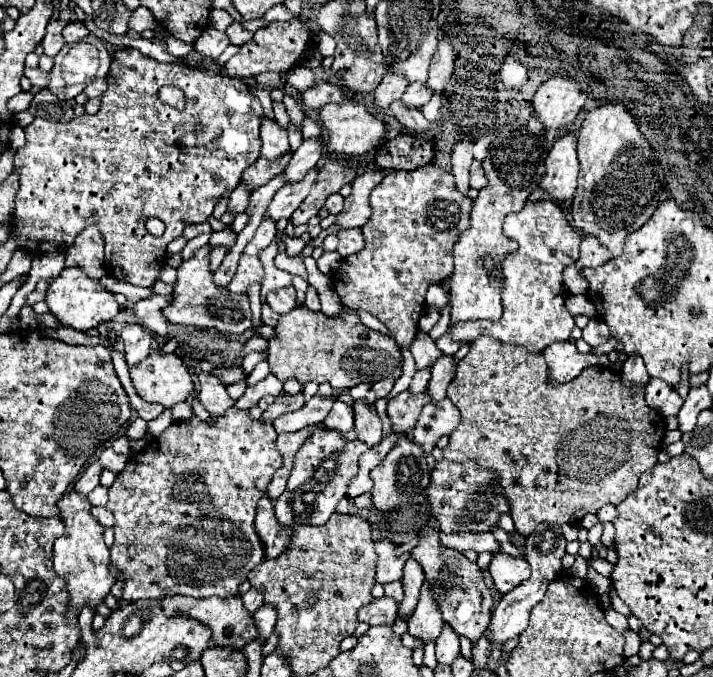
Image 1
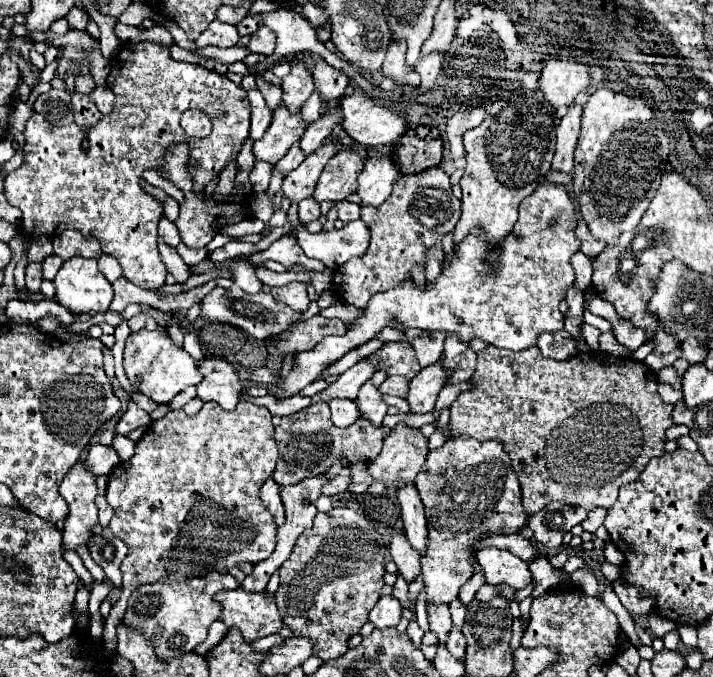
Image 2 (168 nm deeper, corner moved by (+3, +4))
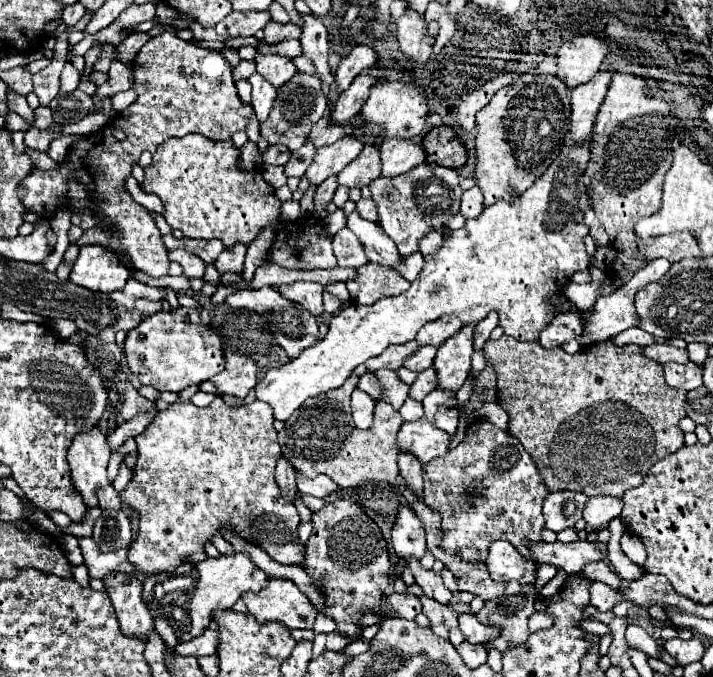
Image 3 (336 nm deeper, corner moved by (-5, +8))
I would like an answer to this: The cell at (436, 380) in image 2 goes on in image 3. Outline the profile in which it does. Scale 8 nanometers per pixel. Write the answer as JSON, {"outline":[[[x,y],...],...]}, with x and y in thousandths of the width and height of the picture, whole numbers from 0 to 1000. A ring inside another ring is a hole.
{"outline":[[[654,479],[645,490],[628,505],[614,514],[609,544],[614,549],[614,573],[642,576],[659,552],[659,532],[662,532],[662,490],[665,479]]]}

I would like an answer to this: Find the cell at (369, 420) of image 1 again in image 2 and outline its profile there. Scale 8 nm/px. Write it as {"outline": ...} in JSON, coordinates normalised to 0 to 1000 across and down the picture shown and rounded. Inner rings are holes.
{"outline":[[[516,564],[516,567],[511,567],[505,573],[499,597],[502,597],[502,606],[505,606],[508,617],[513,617],[522,626],[527,626],[527,632],[536,629],[536,617],[541,614],[544,600],[536,594],[533,579],[530,579],[527,570],[522,570],[522,564]]]}

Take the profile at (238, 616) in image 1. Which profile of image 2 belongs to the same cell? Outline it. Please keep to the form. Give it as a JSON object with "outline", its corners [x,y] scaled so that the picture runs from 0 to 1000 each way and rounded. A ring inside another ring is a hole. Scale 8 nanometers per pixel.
{"outline":[[[339,869],[311,871],[300,886],[311,895],[306,916],[320,928],[337,928],[345,948],[384,936],[398,925],[384,883],[373,883],[370,874],[342,874]]]}

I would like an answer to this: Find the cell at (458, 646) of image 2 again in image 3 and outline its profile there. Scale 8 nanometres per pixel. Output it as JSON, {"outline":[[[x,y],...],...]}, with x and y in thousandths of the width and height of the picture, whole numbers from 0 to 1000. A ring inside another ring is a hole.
{"outline":[[[645,907],[645,931],[651,934],[654,945],[662,951],[679,951],[701,939],[701,928],[676,922],[668,907]]]}

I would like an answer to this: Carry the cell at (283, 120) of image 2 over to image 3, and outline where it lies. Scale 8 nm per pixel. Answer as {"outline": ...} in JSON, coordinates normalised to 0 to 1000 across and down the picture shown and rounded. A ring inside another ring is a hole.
{"outline":[[[418,106],[410,118],[404,118],[404,124],[398,124],[398,130],[390,130],[390,142],[384,148],[376,177],[365,180],[365,198],[376,207],[376,213],[398,213],[412,225],[432,207],[438,183],[443,183],[443,177],[452,174],[457,154],[460,148],[452,136],[449,115],[440,109]]]}

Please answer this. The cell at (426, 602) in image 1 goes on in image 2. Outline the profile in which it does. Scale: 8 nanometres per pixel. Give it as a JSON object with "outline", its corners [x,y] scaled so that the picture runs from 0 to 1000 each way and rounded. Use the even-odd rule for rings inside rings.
{"outline":[[[645,644],[640,650],[628,650],[623,659],[603,665],[597,679],[597,694],[583,703],[583,721],[597,750],[600,768],[600,815],[592,821],[592,854],[595,874],[600,892],[631,892],[642,883],[645,866],[665,848],[659,821],[668,815],[665,801],[676,798],[687,789],[721,789],[738,774],[738,756],[732,750],[732,730],[724,700],[718,697],[718,685],[712,668],[701,653],[684,650],[670,653],[656,644]]]}

